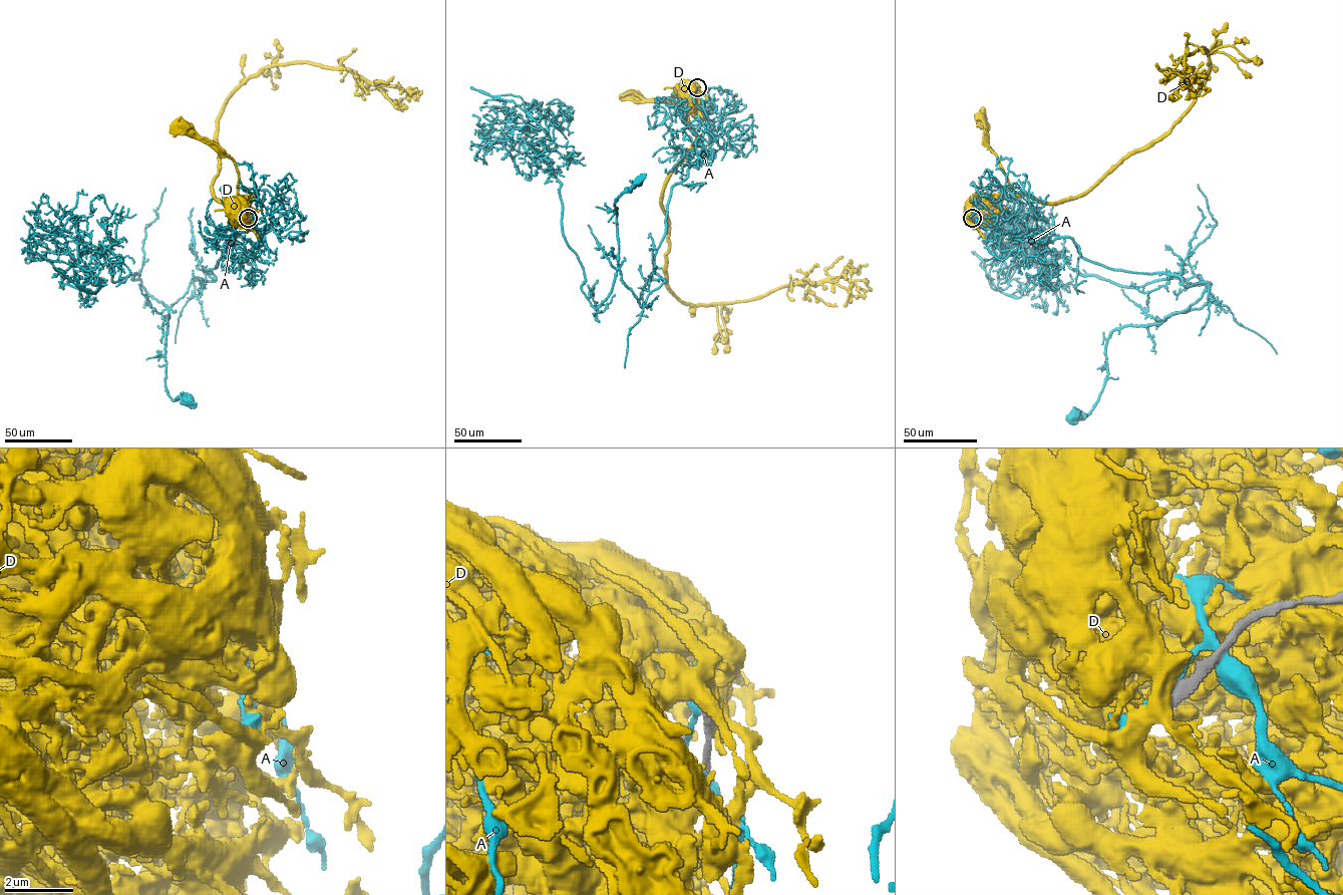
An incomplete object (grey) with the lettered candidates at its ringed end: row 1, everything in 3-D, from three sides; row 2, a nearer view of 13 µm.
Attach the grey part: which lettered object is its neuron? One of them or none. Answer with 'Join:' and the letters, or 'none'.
Join: none

